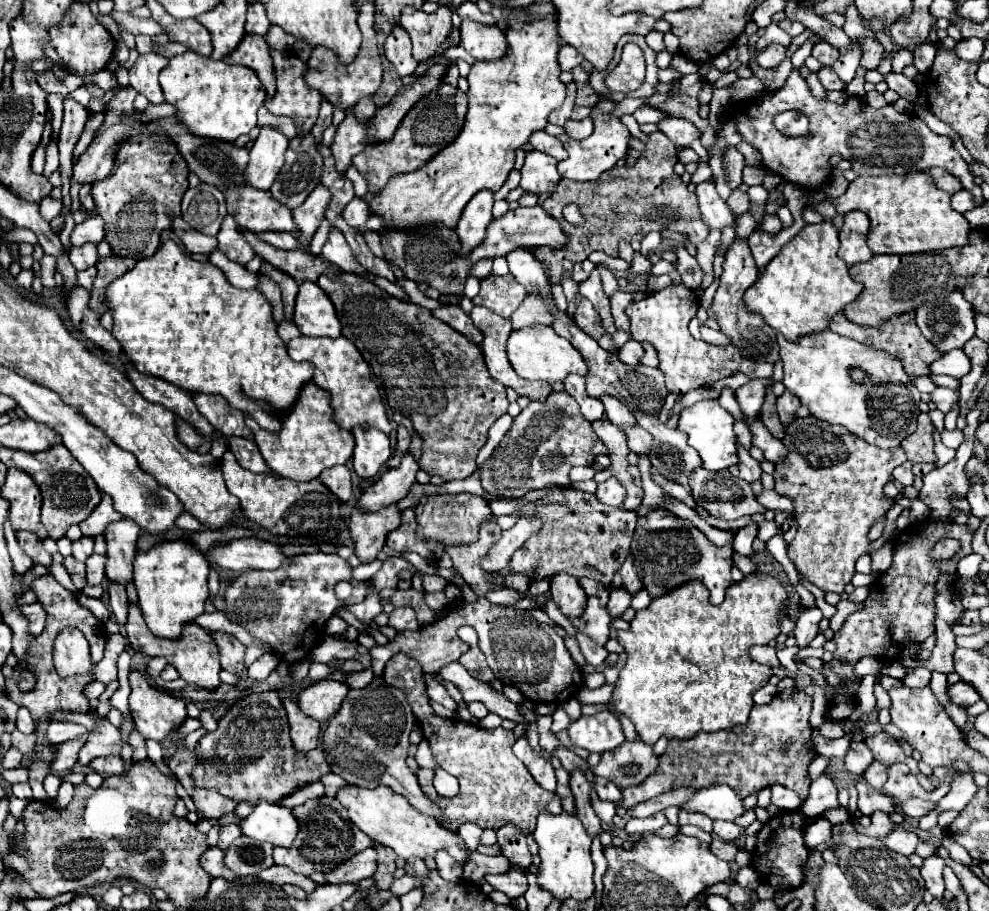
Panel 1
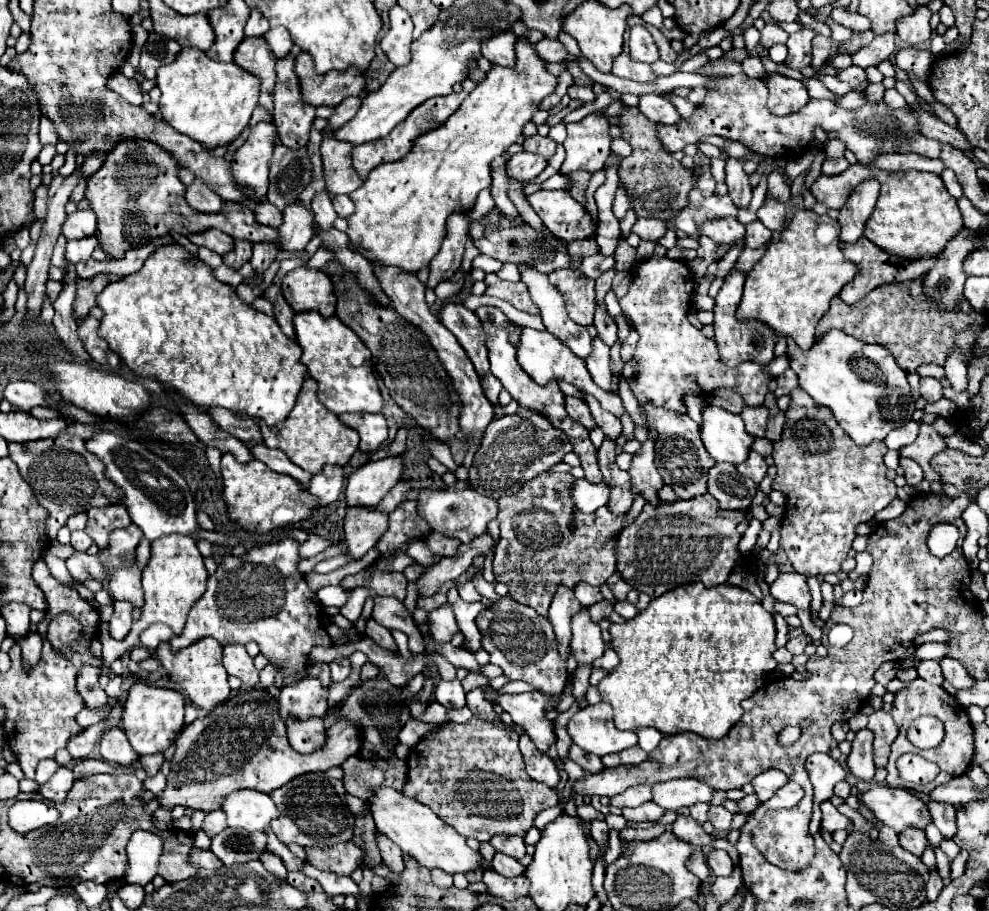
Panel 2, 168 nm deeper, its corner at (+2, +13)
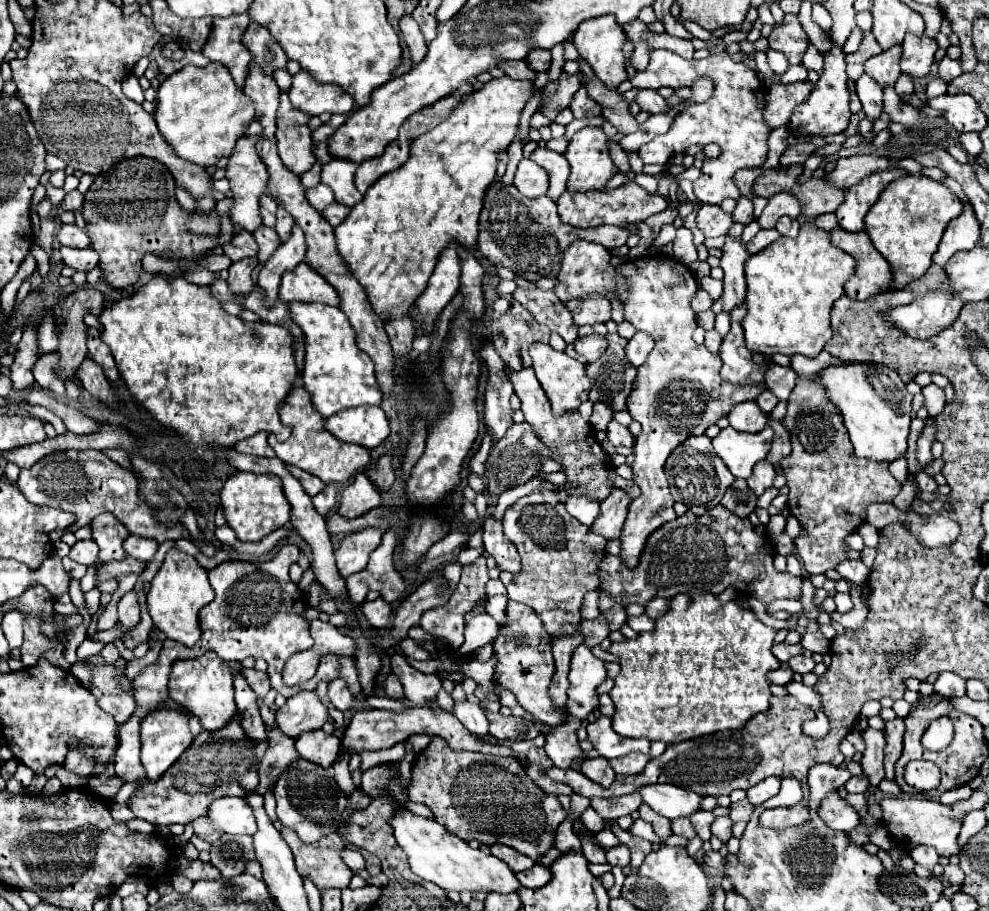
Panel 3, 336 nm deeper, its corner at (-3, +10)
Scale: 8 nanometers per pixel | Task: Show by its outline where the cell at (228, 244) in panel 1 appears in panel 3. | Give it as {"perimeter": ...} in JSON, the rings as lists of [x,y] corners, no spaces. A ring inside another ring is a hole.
{"perimeter":[[[243,259],[243,261],[235,261],[229,267],[229,289],[235,297],[243,297],[249,295],[253,291],[253,281],[251,281],[251,271],[257,265],[257,259]]]}

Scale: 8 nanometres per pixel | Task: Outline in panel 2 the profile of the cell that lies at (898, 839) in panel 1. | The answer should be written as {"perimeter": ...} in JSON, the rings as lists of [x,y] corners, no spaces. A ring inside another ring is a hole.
{"perimeter":[[[906,828],[906,832],[902,832],[900,836],[900,846],[916,856],[922,856],[924,848],[928,846],[928,840],[926,840],[926,834],[924,830],[916,830],[916,828]]]}

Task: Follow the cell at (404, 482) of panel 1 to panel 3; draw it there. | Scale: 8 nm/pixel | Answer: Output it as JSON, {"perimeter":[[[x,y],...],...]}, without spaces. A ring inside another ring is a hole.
{"perimeter":[[[355,475],[355,481],[349,483],[343,493],[341,493],[341,501],[337,507],[337,515],[351,521],[361,517],[363,513],[379,507],[381,503],[381,493],[375,489],[375,485],[363,475]]]}

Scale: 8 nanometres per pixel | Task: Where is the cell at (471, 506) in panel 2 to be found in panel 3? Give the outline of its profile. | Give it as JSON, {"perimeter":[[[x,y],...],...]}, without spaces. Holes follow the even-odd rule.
{"perimeter":[[[491,515],[485,517],[485,521],[483,521],[483,545],[485,545],[487,555],[495,557],[497,565],[503,571],[519,573],[519,567],[521,567],[519,553],[515,551],[515,545],[505,539],[501,523],[495,521]]]}

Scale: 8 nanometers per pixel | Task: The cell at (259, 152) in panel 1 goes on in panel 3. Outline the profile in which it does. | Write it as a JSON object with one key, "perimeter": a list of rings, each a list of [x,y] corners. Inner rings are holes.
{"perimeter":[[[239,137],[239,143],[235,145],[235,151],[231,153],[229,163],[225,167],[225,177],[229,179],[229,191],[231,191],[231,199],[233,199],[229,215],[231,215],[231,221],[247,233],[253,233],[261,225],[259,197],[267,189],[267,169],[255,151],[257,141],[259,141],[259,137]]]}

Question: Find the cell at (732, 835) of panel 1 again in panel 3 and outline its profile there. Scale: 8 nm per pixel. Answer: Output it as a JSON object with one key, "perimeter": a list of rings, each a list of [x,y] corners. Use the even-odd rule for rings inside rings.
{"perimeter":[[[717,817],[711,825],[711,833],[715,837],[719,837],[723,843],[727,843],[731,837],[731,819],[729,817]]]}

